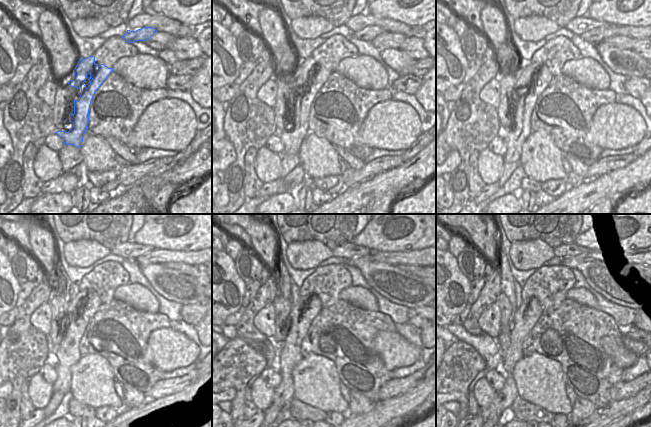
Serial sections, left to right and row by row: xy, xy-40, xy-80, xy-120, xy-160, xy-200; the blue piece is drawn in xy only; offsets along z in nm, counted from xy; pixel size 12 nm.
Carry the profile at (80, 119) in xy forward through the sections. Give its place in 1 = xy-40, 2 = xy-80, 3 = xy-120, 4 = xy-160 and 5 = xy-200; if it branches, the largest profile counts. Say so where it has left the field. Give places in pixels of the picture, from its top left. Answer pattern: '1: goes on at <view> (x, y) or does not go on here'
1: goes on at xy-40 (292, 140)
2: goes on at xy-80 (531, 87)
3: goes on at xy-120 (84, 305)
4: goes on at xy-160 (302, 315)
5: goes on at xy-200 (525, 317)

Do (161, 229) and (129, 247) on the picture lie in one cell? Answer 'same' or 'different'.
different

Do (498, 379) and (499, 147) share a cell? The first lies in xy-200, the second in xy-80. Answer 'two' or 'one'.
one

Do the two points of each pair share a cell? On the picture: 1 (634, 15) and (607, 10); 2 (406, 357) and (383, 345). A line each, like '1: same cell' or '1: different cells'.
1: same cell
2: same cell

